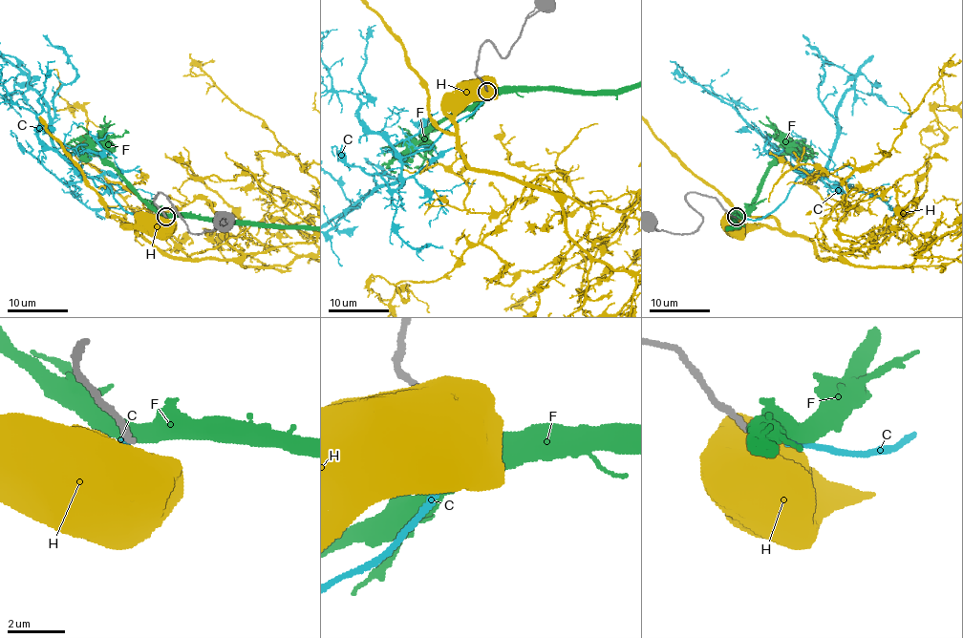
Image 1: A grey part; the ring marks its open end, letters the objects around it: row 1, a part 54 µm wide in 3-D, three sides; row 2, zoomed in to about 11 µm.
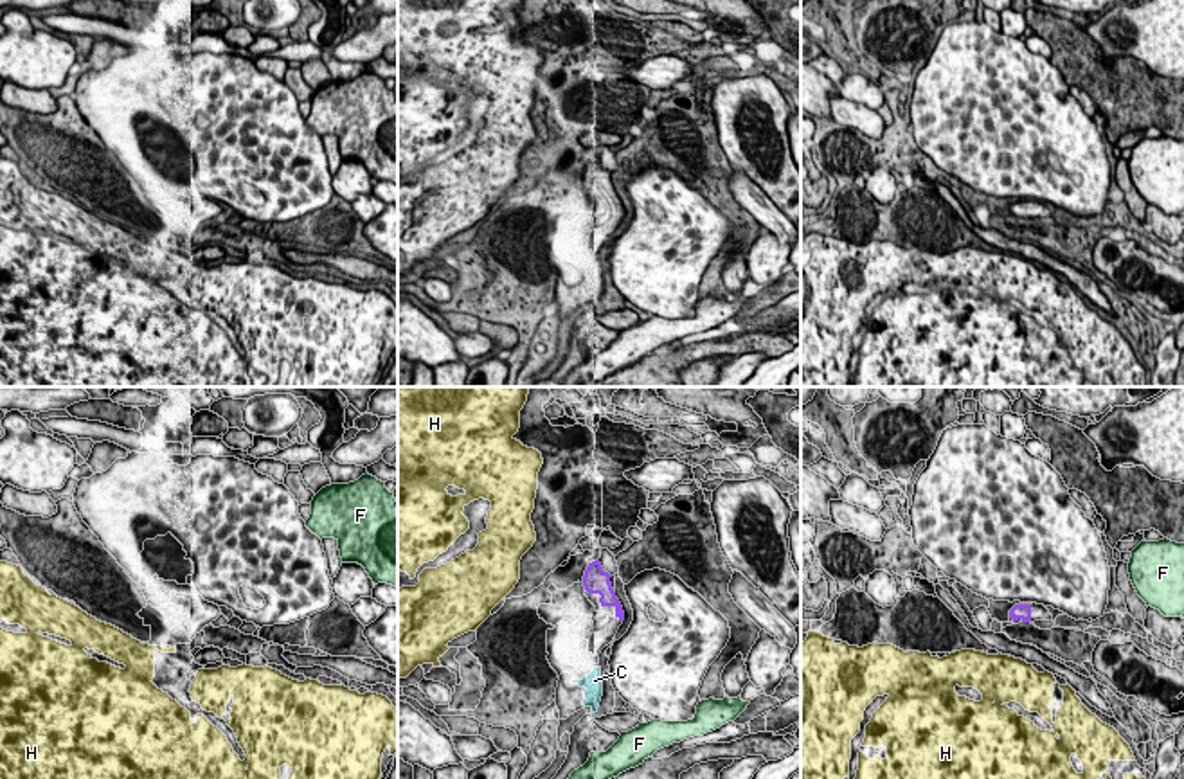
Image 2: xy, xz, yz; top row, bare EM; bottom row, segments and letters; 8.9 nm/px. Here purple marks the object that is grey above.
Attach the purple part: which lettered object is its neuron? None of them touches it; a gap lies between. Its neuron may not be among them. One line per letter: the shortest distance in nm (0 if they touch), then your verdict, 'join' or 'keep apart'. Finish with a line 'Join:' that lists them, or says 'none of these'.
C: gap 460 nm; join
F: gap 900 nm; keep apart
H: gap 300 nm; keep apart
Join: C

